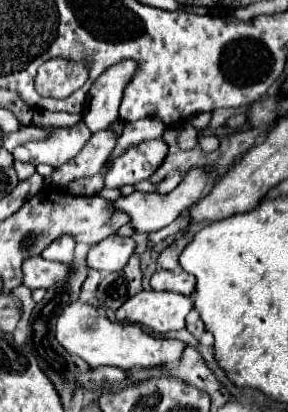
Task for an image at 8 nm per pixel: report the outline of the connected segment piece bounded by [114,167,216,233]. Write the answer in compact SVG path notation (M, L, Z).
M196 167L192 171L188 171L188 175L184 175L182 183L168 195L162 195L162 193L132 193L128 197L120 197L118 201L114 201L116 209L120 211L126 211L130 217L132 217L132 227L136 231L144 231L144 233L150 233L150 231L158 231L166 225L170 225L174 219L178 219L184 211L188 211L192 205L196 205L200 199L202 199L202 193L206 189L206 185L212 185L216 181L216 173L212 171L212 167Z

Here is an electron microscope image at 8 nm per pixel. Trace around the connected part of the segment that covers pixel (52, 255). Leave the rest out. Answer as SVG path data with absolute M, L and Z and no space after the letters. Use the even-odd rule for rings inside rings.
M62 235L60 239L52 241L44 251L42 257L50 259L50 261L60 261L60 263L70 263L74 259L74 239L70 239L68 235Z

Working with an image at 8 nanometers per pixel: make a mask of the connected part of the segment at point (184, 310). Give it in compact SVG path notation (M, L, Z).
M140 291L128 299L116 317L122 323L138 323L154 333L168 333L184 329L184 317L192 309L188 297L170 291Z

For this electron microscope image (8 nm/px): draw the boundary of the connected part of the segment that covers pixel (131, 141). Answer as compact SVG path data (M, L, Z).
M140 119L134 123L126 123L122 129L122 135L118 137L118 143L108 159L114 161L116 157L120 157L126 151L126 147L134 147L136 143L142 143L144 139L158 139L164 129L166 129L166 125L156 119Z

